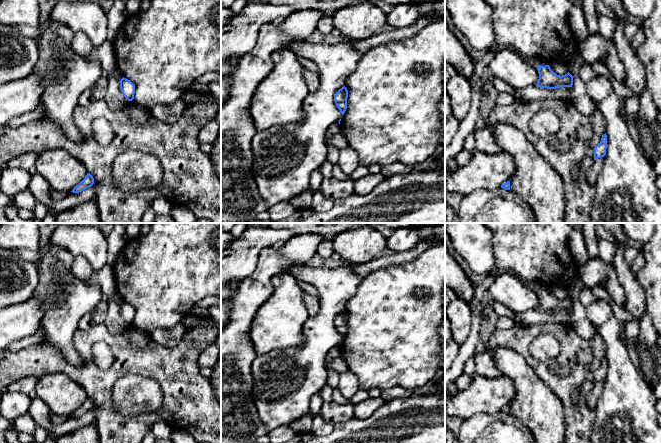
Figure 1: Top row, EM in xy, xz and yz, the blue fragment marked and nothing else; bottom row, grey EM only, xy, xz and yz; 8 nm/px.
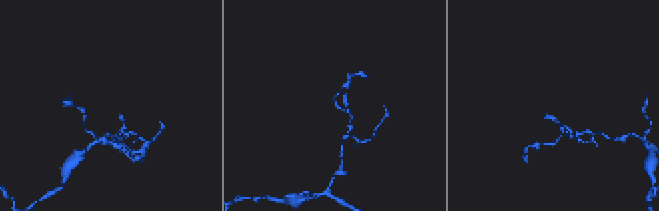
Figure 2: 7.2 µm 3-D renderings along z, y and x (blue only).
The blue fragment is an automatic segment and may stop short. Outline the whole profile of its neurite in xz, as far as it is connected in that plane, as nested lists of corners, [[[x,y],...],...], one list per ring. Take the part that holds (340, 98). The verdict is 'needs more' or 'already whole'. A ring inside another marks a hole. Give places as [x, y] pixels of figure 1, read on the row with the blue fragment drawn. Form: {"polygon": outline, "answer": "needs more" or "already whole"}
{"polygon": [[[345,86],[339,89],[334,95],[334,102],[337,108],[340,110],[342,116],[347,109],[347,98],[348,90]]], "answer": "already whole"}

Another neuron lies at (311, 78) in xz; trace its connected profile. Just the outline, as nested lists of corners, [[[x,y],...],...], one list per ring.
[[[305,69],[304,79],[309,92],[317,91],[320,82],[319,82],[318,74],[316,72]]]

